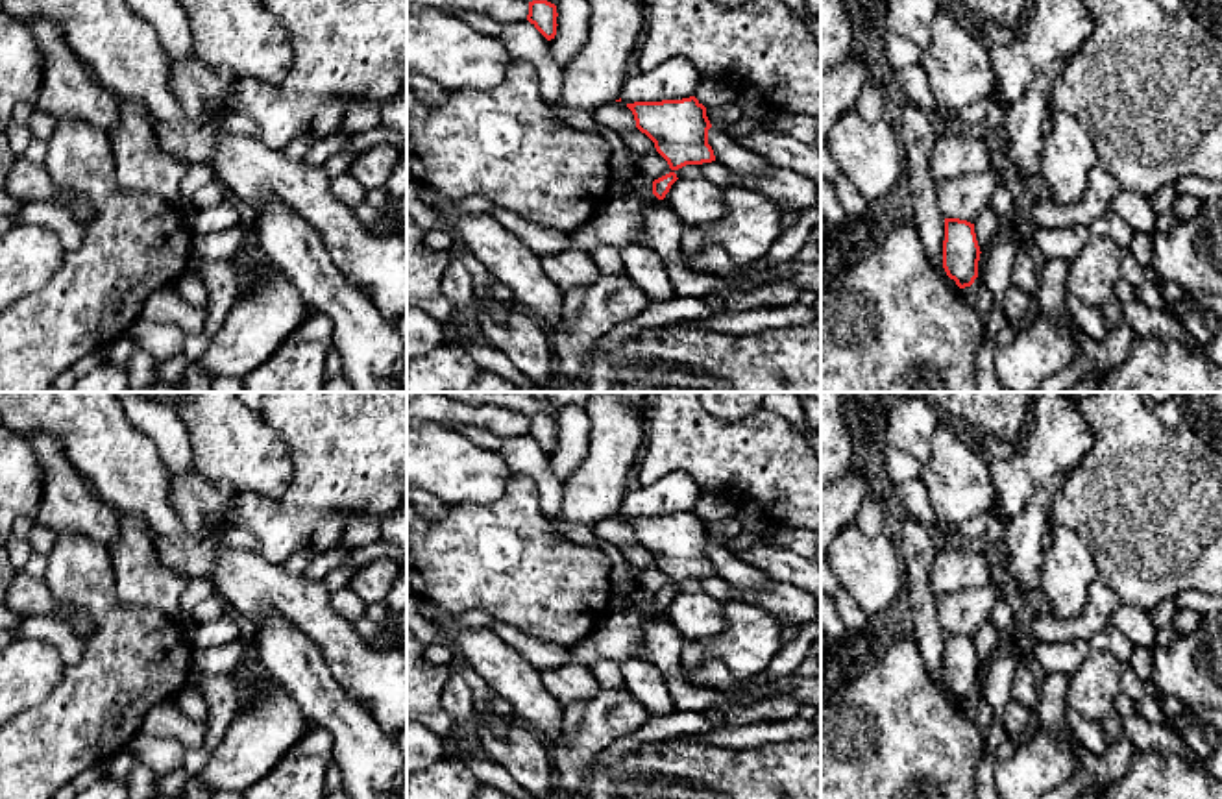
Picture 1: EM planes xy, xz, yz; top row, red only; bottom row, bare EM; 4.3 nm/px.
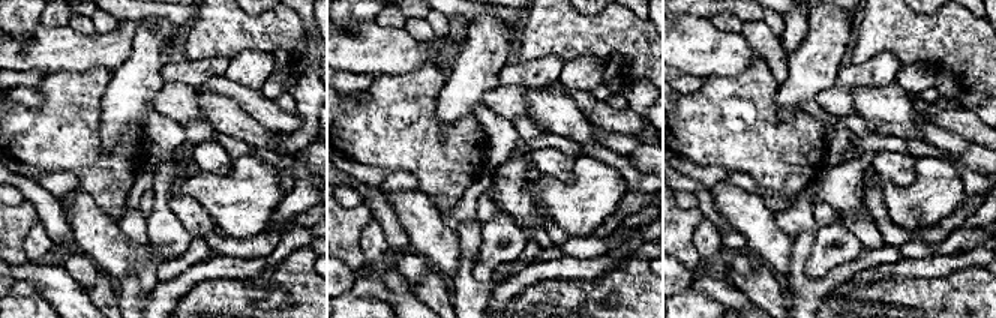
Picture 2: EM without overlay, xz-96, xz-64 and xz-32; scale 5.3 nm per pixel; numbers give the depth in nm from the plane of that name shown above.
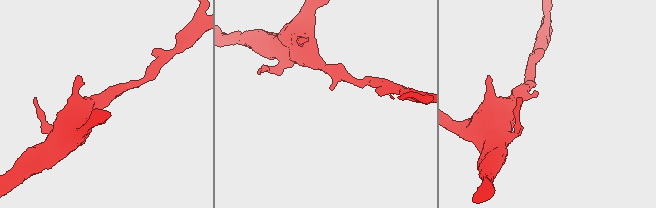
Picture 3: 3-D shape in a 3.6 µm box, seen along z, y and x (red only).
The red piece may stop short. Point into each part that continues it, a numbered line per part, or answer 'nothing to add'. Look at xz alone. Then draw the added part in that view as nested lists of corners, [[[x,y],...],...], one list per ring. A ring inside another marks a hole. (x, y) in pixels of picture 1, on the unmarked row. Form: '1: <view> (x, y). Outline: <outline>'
1: xz (618, 639). Outline: [[[653,607],[610,610],[590,636],[571,647],[531,638],[503,621],[495,621],[490,631],[521,651],[532,668],[544,671],[573,662],[592,666],[599,658],[617,664],[638,658],[643,645],[643,627],[653,616],[658,616]]]

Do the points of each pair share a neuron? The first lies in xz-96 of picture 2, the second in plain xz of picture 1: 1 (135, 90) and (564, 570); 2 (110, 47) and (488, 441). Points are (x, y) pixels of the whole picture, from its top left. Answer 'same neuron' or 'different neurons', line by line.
1: different neurons
2: different neurons

